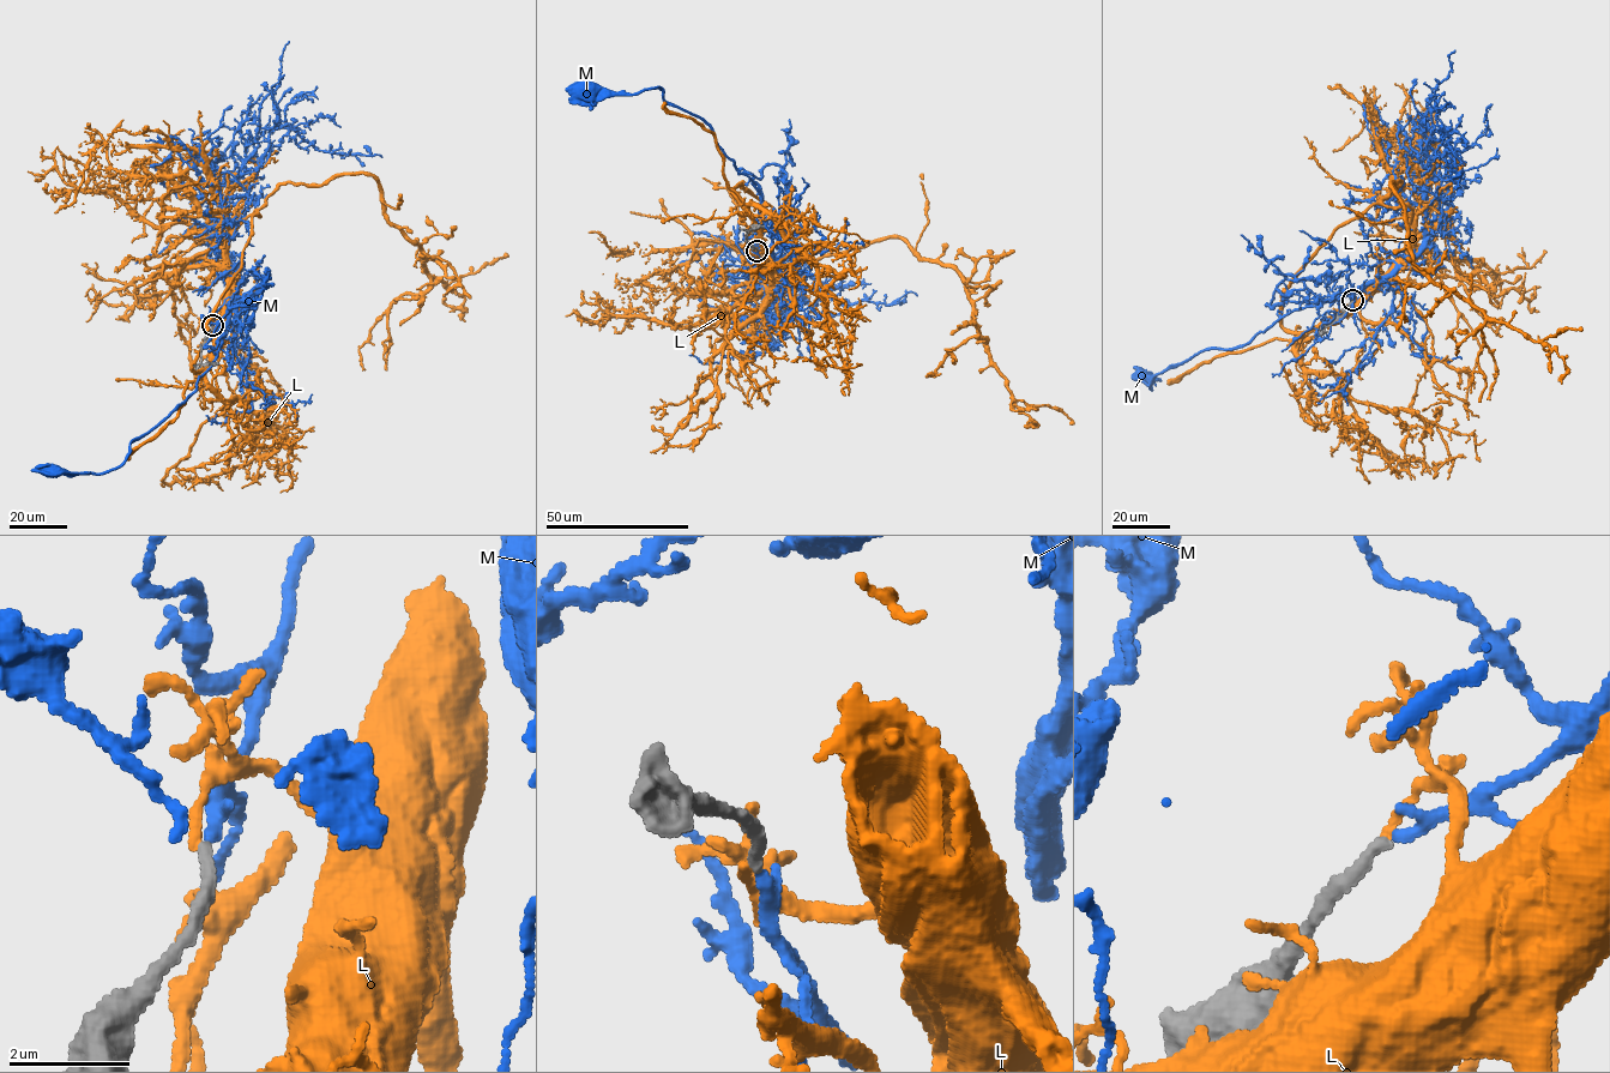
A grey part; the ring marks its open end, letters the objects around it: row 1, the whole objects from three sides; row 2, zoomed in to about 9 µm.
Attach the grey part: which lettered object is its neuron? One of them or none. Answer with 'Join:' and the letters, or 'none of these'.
Join: M

